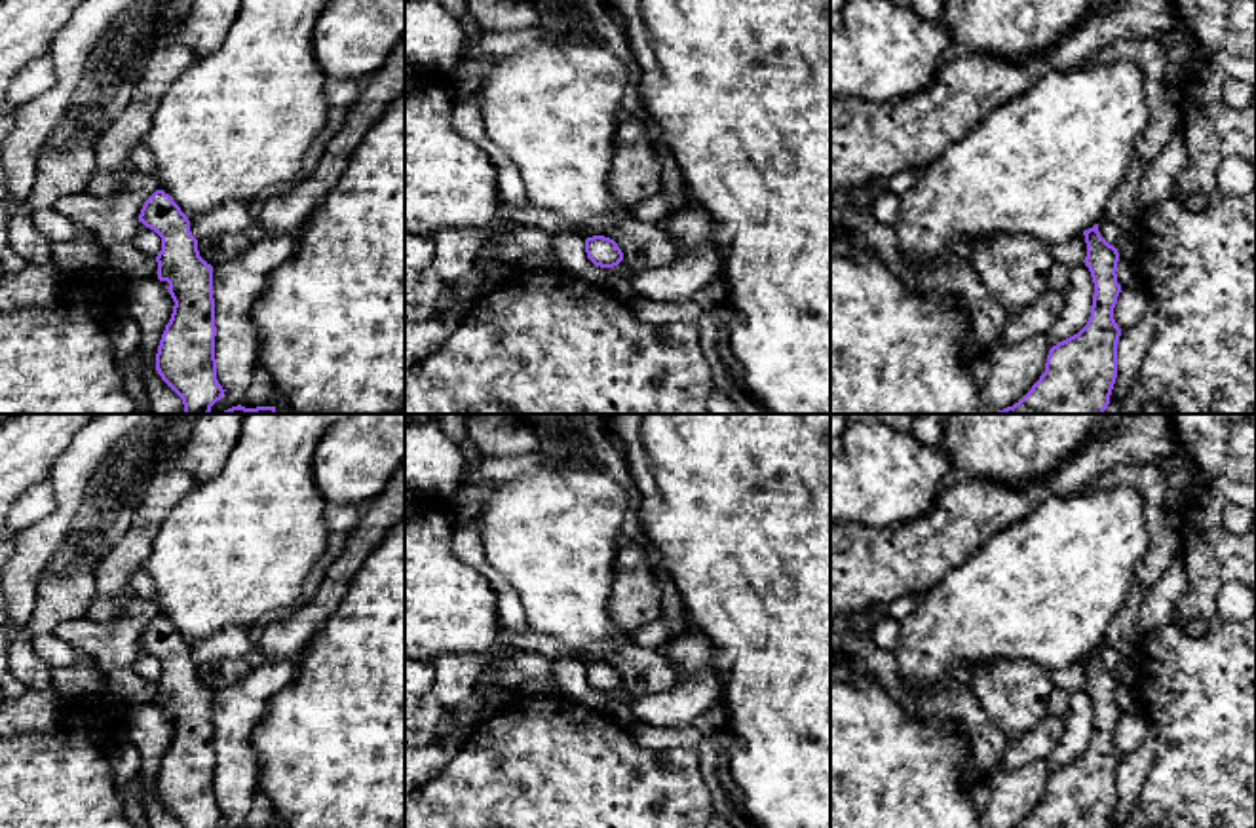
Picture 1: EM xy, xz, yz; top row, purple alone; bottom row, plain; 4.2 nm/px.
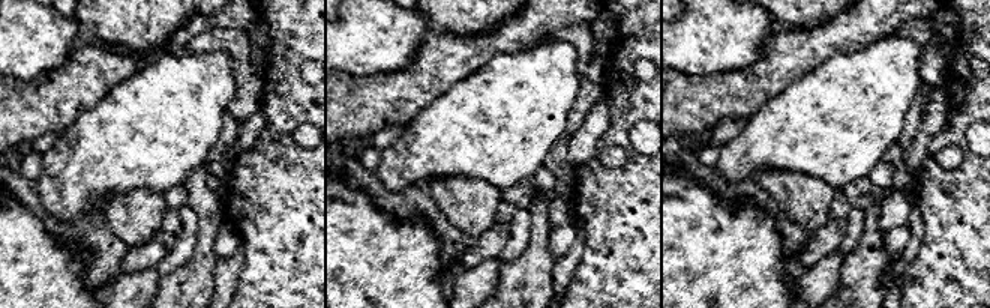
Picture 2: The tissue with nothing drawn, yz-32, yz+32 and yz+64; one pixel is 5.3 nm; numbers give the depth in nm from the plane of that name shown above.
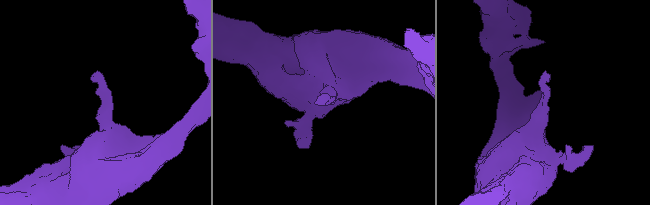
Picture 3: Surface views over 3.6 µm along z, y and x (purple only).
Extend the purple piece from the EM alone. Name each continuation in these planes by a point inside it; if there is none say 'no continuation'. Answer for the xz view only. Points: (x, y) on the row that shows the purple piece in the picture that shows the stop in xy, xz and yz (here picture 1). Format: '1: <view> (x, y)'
no continuation

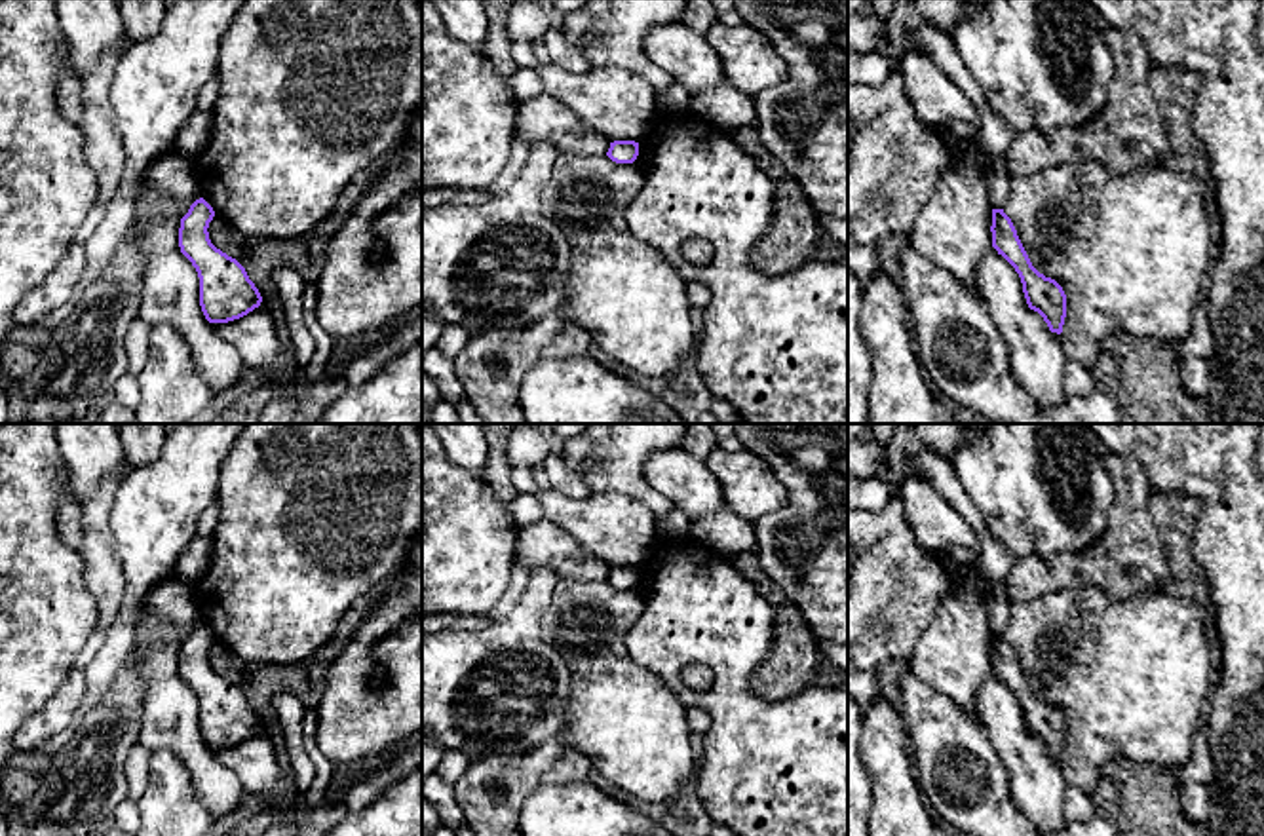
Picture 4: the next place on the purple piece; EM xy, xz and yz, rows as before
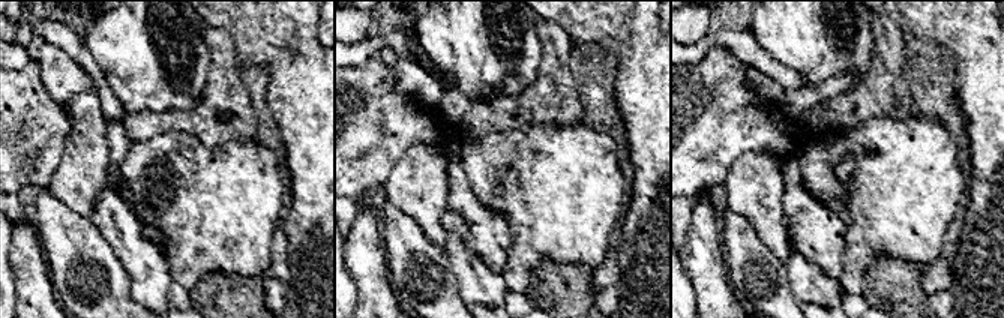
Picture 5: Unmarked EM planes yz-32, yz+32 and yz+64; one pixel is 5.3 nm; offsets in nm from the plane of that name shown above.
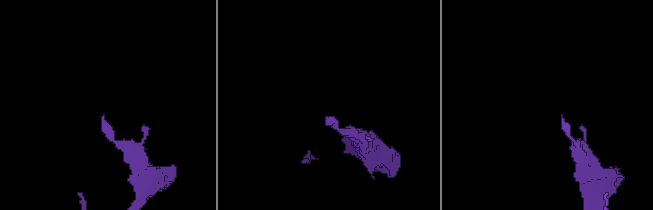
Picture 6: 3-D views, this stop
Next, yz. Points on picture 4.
no continuation

